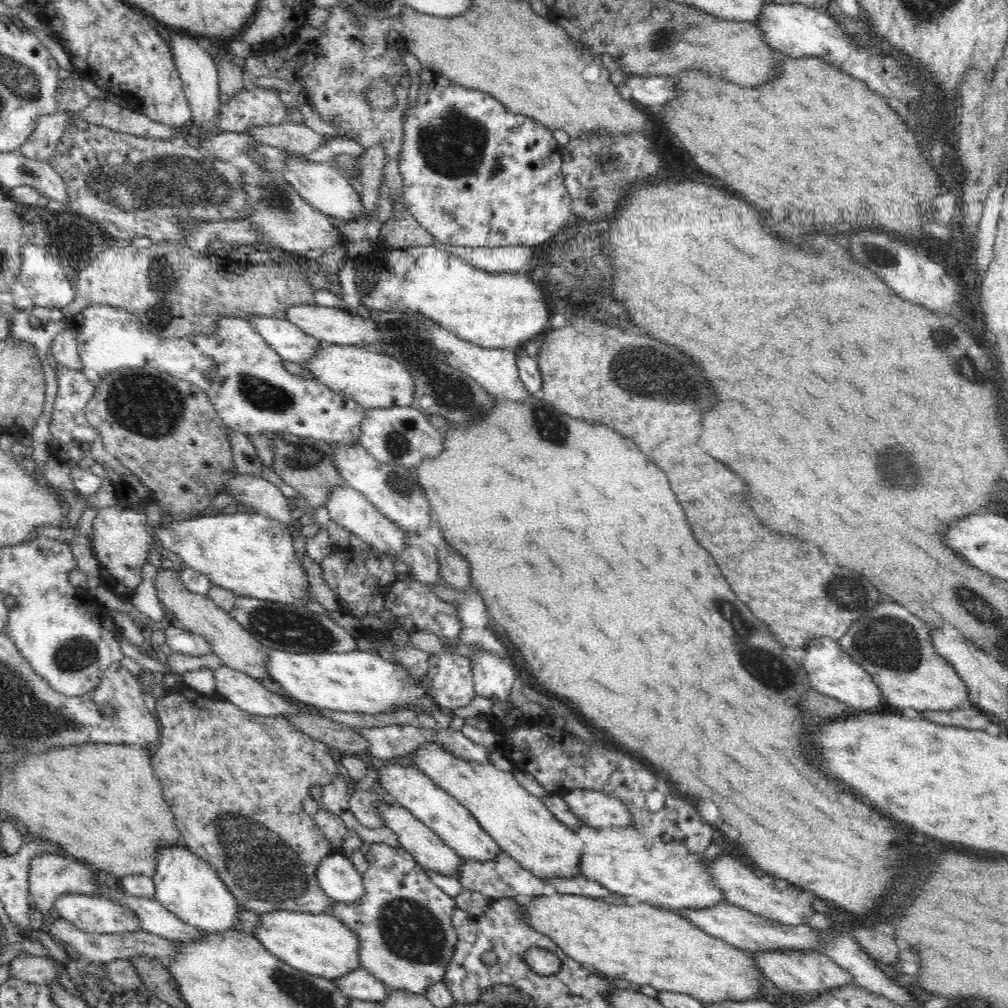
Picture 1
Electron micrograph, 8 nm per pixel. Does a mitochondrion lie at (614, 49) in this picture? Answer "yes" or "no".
no

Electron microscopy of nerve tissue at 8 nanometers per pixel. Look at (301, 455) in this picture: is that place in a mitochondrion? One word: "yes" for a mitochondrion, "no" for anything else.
yes

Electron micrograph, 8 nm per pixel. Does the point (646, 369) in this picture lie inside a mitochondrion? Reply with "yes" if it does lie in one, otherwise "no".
yes

